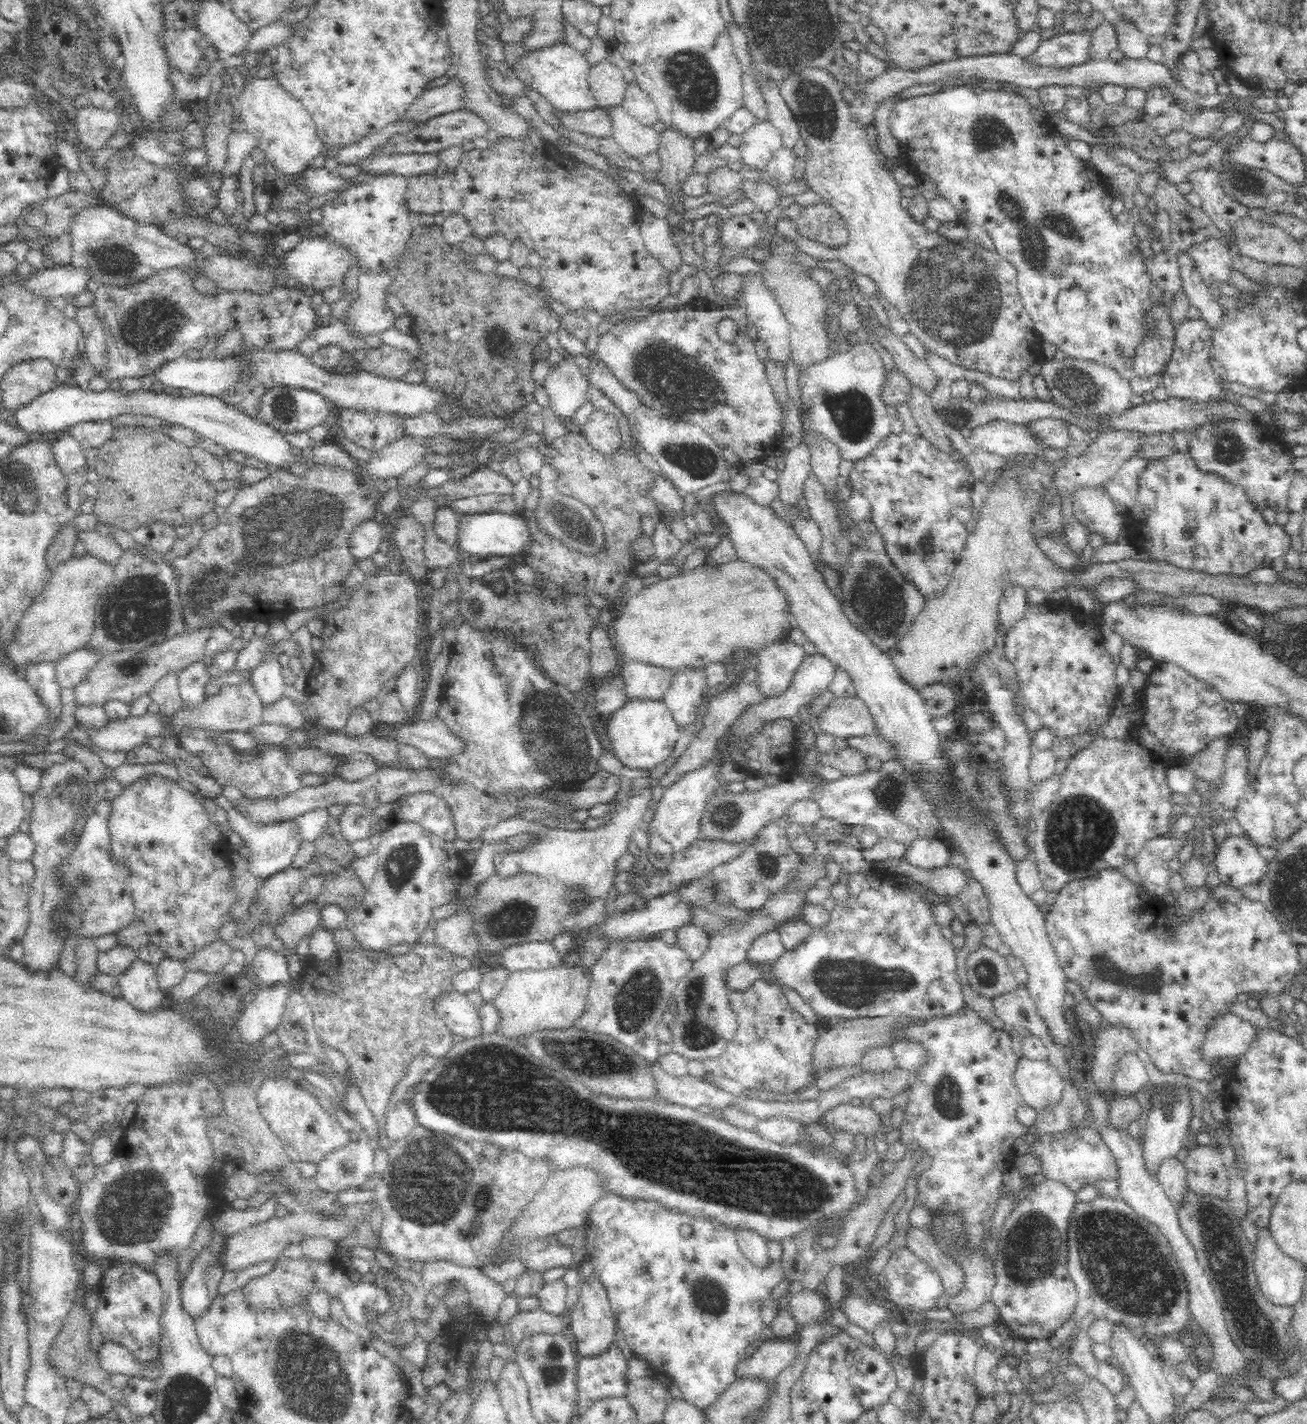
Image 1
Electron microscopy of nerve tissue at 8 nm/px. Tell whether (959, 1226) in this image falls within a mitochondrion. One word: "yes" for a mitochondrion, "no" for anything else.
no

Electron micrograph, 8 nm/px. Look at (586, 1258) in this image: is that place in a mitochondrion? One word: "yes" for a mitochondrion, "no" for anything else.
no

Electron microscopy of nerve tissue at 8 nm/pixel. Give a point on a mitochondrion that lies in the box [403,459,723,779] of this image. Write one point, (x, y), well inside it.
(567, 522)

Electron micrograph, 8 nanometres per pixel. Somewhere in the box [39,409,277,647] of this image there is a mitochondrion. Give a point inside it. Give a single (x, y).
(128, 620)

